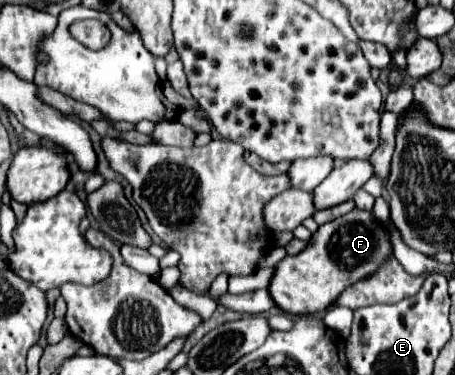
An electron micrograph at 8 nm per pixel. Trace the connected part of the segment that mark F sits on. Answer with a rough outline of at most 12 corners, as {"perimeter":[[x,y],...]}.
{"perimeter":[[370,211],[320,225],[268,285],[292,315],[326,311],[392,245]]}

